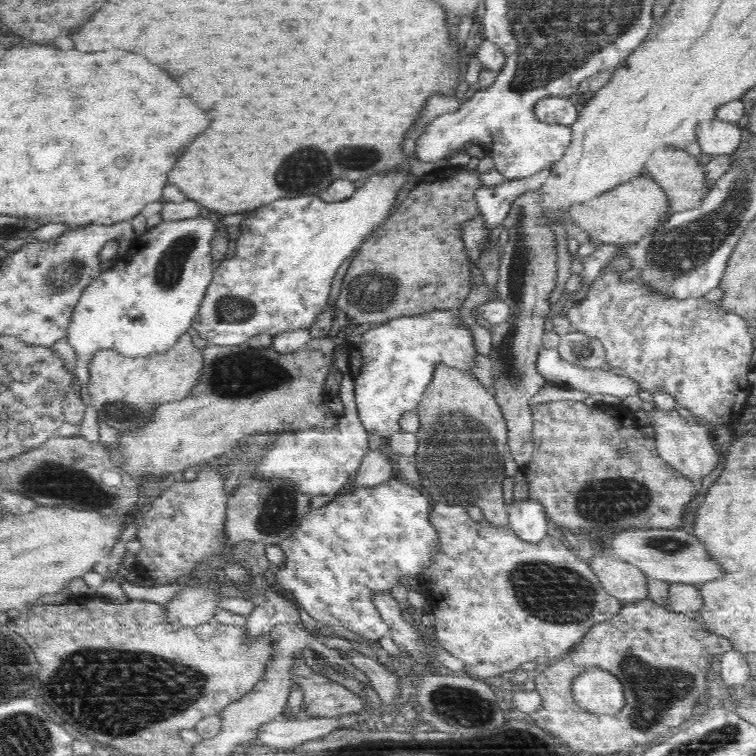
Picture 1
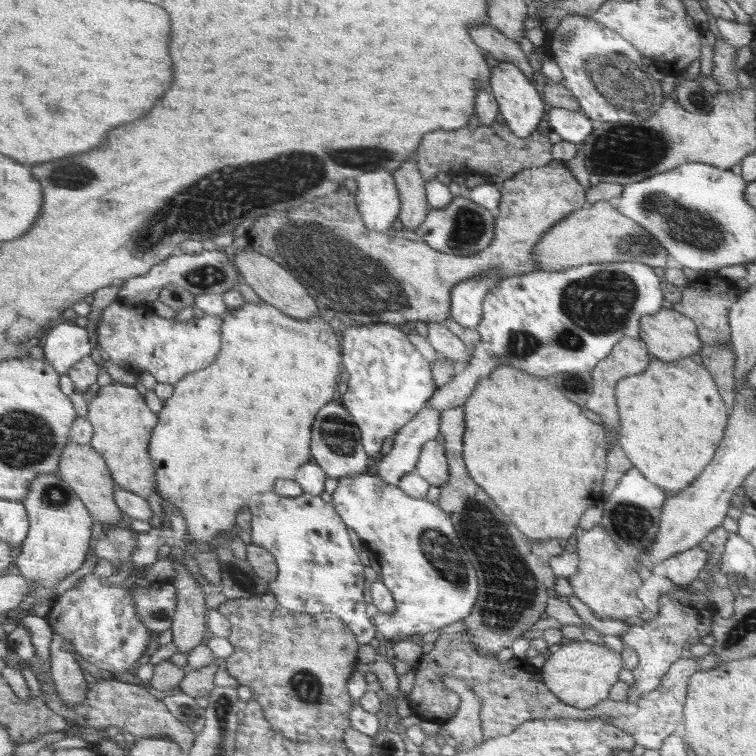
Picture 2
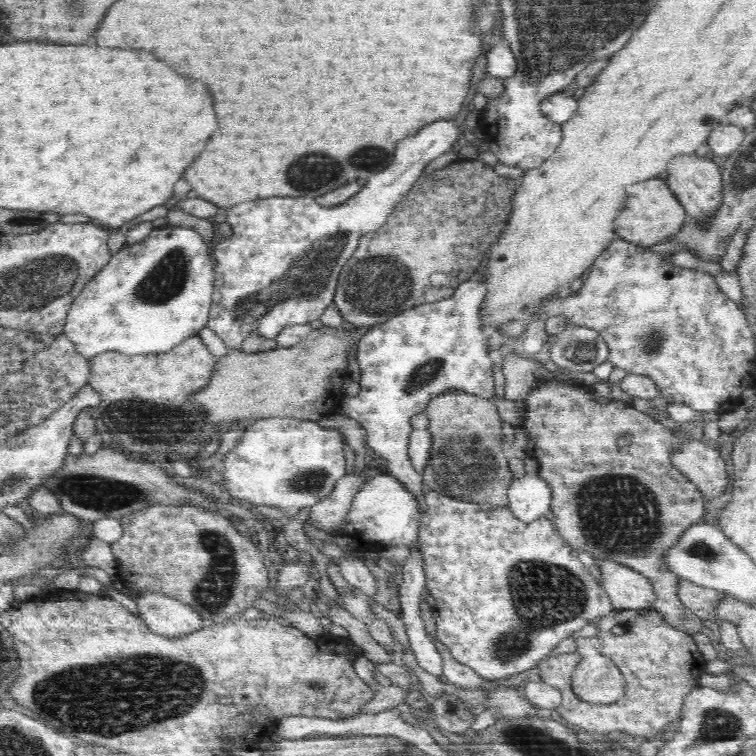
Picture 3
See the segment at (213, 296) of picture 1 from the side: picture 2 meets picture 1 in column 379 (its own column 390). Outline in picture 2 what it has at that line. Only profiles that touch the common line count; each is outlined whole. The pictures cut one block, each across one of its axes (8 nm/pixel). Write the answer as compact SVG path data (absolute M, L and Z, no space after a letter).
M375 169L355 181L358 183L358 191L355 194L357 208L364 225L375 232L385 232L392 228L392 224L401 213L401 198L392 174L383 169Z

